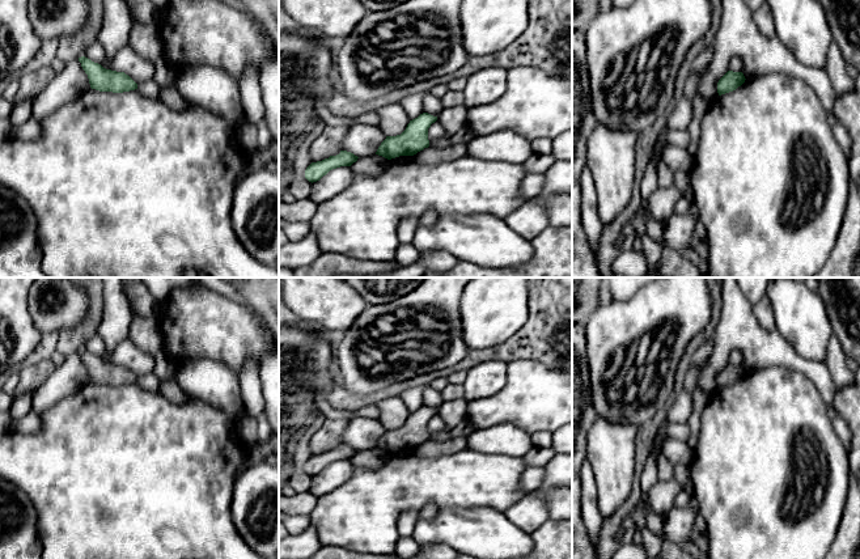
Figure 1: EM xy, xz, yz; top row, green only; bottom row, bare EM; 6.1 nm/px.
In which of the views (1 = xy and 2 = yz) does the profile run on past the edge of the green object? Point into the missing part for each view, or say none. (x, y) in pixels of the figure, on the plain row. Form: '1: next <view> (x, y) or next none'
1: next none
2: next none

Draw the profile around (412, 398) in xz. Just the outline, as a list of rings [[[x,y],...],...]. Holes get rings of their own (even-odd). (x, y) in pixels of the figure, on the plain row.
[[[416,386],[412,389],[407,389],[399,394],[408,411],[412,414],[424,406],[423,393],[425,386]]]

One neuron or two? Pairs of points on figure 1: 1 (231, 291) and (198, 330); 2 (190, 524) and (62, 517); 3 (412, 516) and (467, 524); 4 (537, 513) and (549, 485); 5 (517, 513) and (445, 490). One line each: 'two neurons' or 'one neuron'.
1: two neurons
2: one neuron
3: two neurons
4: one neuron
5: two neurons

